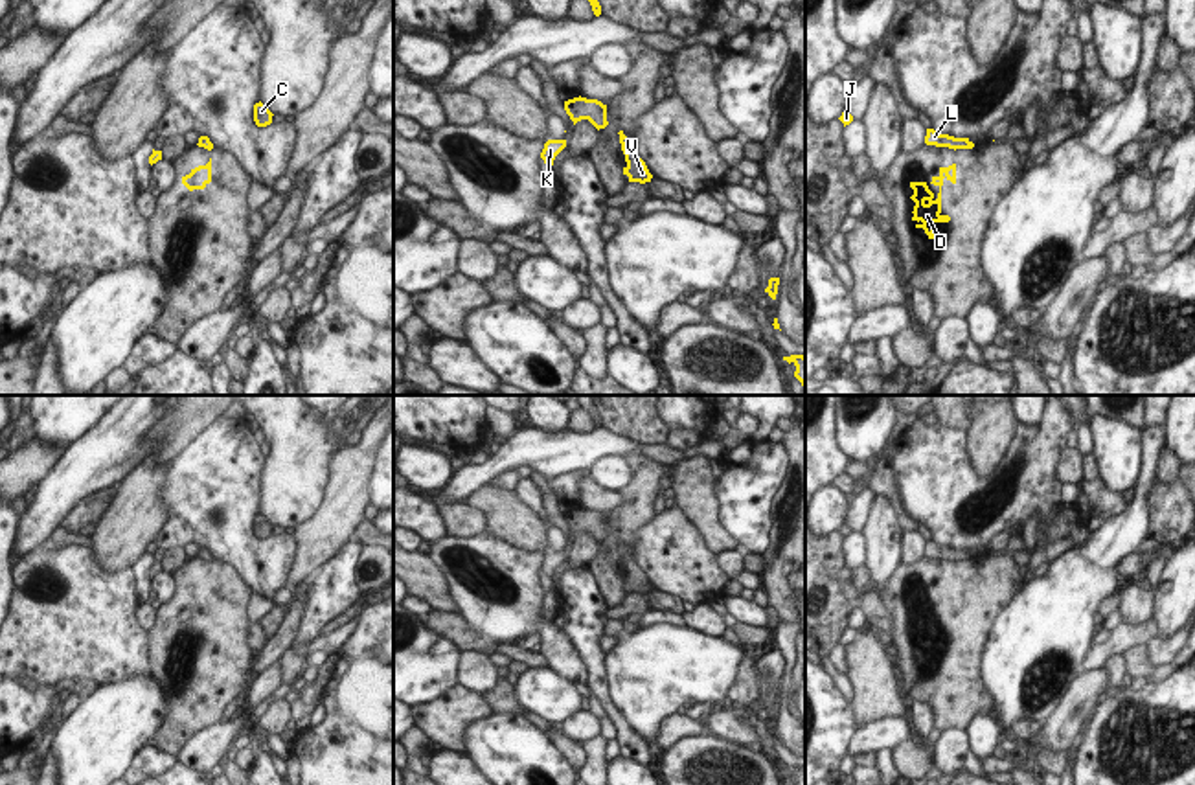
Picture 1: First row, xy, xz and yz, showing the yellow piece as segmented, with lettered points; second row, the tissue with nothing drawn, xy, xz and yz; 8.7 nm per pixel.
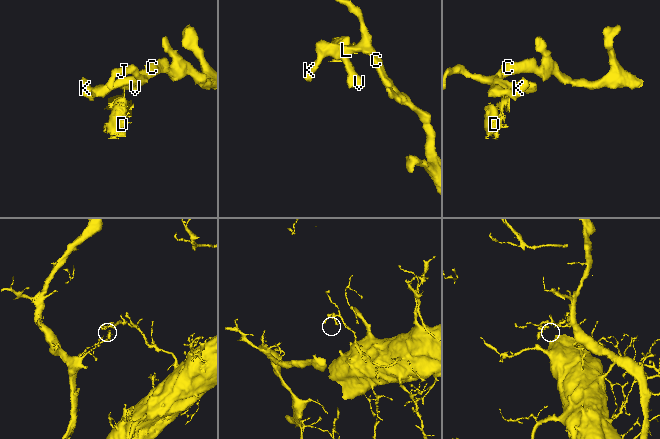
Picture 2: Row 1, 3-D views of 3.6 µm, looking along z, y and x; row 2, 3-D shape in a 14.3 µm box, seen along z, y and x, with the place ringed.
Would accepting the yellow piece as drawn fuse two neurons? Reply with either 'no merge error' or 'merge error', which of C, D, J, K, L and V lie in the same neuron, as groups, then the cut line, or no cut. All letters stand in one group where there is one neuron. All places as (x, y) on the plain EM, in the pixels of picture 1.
merge error | C J K L V / D | xz (624, 546), (620, 552)

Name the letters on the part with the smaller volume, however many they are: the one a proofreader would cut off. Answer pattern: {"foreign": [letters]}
{"foreign": ["D"]}

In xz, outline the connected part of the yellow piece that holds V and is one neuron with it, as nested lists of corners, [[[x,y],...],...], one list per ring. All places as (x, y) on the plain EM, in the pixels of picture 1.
[[[623,546],[620,555],[627,574],[623,586],[629,588],[629,594],[651,594],[653,586],[649,585],[645,574],[636,566],[632,553]]]

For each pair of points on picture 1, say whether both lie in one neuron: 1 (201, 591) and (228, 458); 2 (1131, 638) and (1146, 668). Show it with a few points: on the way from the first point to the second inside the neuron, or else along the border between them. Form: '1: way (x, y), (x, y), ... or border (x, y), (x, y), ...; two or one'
1: border (214, 559), (230, 563), (249, 585); two
2: border (1146, 644), (1137, 644), (1122, 653); two

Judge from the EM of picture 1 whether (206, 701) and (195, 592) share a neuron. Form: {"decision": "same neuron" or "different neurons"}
{"decision": "same neuron"}

